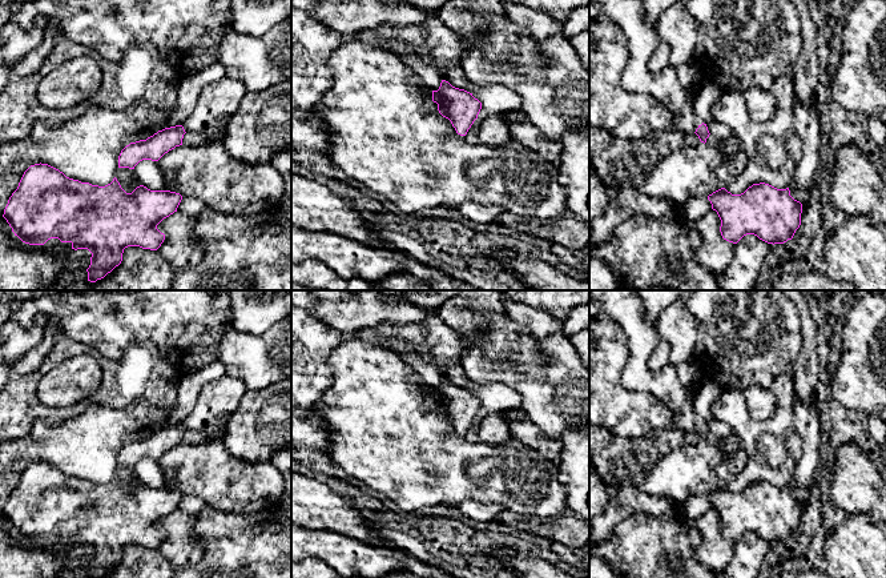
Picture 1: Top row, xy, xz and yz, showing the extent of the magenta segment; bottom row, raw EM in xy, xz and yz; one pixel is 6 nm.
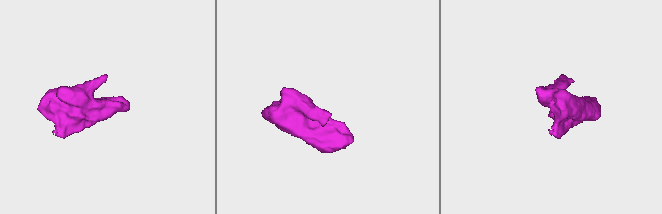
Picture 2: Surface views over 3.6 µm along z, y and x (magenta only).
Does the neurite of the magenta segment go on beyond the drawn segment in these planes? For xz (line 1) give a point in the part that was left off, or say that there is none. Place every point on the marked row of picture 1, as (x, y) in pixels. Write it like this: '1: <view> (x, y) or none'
1: none

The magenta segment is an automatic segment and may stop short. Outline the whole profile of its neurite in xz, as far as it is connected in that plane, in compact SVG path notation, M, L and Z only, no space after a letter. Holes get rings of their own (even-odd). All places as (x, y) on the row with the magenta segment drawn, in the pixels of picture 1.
M442 80L438 91L432 91L432 101L460 136L467 135L482 109L482 103L472 93L455 88L446 80Z

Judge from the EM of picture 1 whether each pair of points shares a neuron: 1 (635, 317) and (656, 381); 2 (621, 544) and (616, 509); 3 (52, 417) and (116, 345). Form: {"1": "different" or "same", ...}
{"1": "same", "2": "different", "3": "different"}

